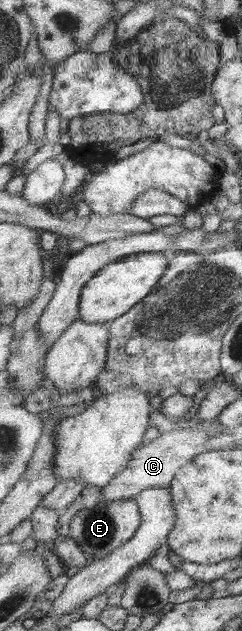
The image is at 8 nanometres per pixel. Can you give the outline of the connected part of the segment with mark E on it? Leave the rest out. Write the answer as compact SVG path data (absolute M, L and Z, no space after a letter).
M102 498L95 506L82 508L75 513L70 522L69 535L92 560L97 560L130 541L138 533L140 524L142 515L136 499L110 502Z

